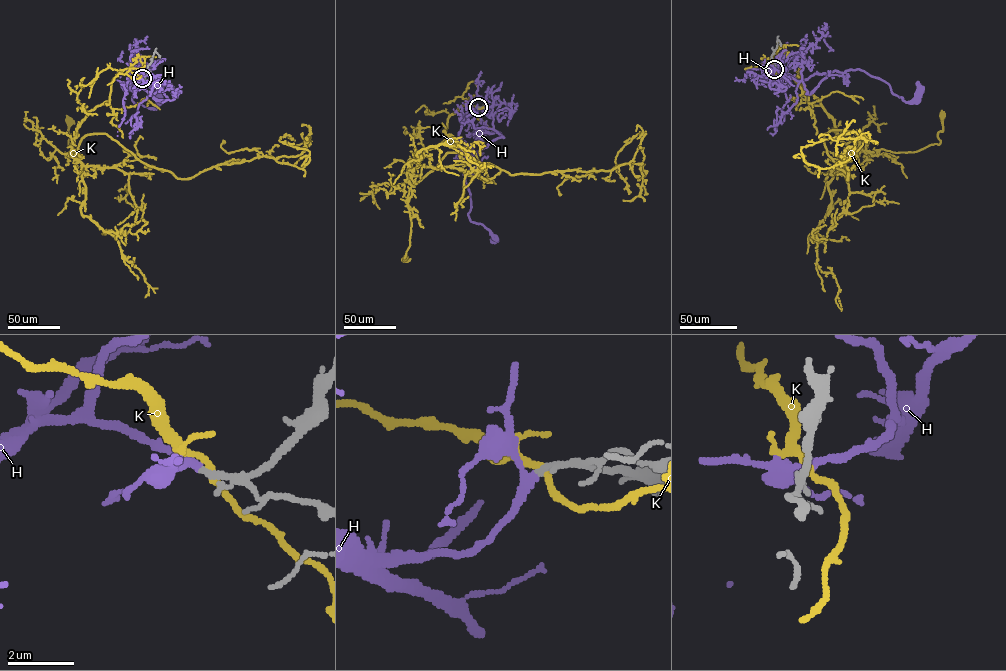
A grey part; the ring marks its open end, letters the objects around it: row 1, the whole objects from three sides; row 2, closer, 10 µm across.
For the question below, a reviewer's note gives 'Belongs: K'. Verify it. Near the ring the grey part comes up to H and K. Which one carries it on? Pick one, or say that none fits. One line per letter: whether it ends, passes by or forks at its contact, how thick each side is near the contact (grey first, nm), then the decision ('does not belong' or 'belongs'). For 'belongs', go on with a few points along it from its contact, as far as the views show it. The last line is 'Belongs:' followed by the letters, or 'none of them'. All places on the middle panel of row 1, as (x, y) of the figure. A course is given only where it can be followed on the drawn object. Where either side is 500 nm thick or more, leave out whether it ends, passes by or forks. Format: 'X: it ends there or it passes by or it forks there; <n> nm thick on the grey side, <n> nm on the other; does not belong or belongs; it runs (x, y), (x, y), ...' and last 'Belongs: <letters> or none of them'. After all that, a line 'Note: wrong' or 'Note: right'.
H: it passes by; 200 nm thick on the grey side, 180 nm on the other; belongs; it runs (478, 108), (465, 114), (457, 145), (469, 162), (470, 171), (466, 176), (469, 219), (482, 224), (494, 239)
K: it passes by; 240 nm thick on the grey side, 190 nm on the other; does not belong
Belongs: H
Note: wrong

